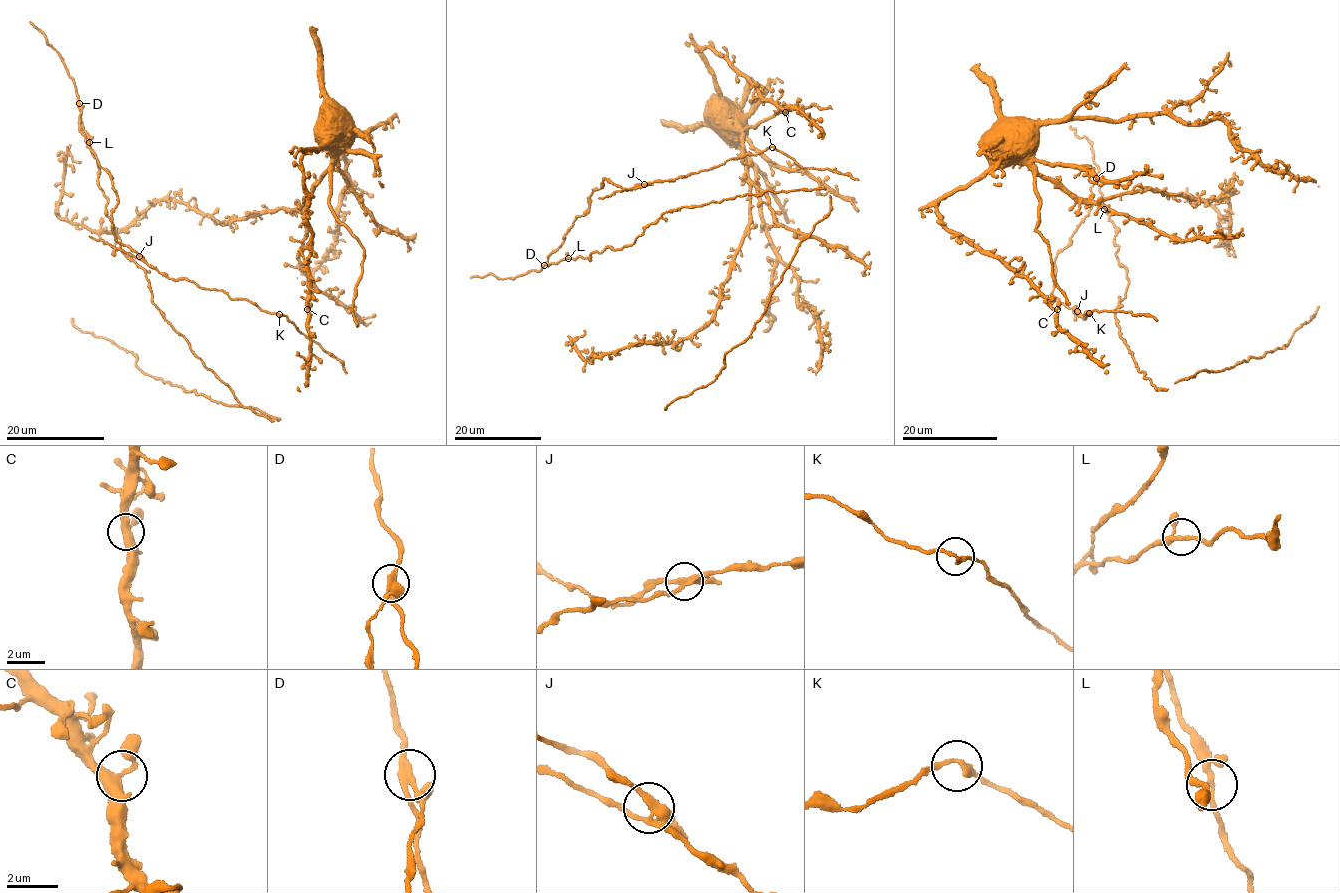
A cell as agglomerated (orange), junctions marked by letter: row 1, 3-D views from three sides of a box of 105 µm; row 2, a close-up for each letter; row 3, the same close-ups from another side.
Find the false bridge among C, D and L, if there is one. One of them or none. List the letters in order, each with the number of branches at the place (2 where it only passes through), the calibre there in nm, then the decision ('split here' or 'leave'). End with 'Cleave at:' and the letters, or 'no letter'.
C: branches 3; calibre 360 nm; leave
D: branches 3; calibre 240 nm; split here
L: branches 3; calibre 180 nm; leave
Cleave at: D

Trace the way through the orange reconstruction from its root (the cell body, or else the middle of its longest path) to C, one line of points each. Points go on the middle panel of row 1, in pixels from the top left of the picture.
C: (723, 118), (727, 104), (699, 49), (702, 46), (726, 59), (759, 95), (785, 112)

